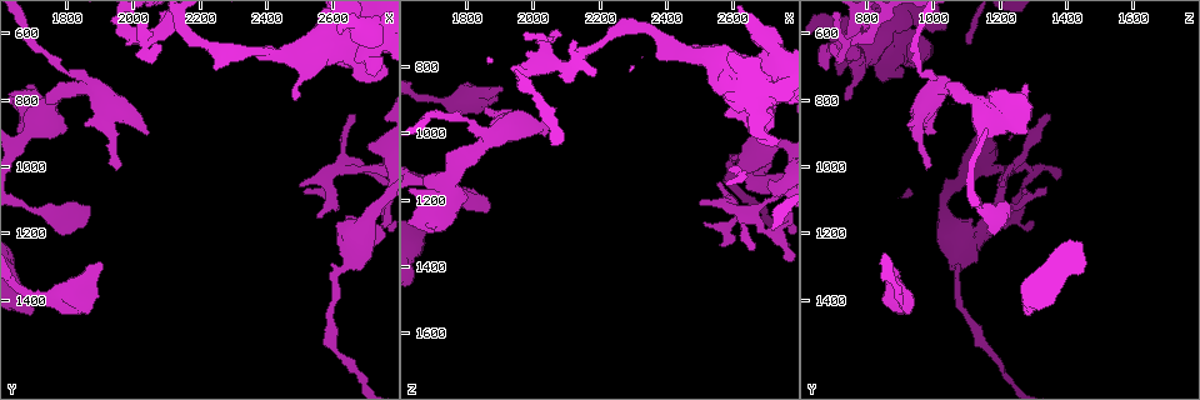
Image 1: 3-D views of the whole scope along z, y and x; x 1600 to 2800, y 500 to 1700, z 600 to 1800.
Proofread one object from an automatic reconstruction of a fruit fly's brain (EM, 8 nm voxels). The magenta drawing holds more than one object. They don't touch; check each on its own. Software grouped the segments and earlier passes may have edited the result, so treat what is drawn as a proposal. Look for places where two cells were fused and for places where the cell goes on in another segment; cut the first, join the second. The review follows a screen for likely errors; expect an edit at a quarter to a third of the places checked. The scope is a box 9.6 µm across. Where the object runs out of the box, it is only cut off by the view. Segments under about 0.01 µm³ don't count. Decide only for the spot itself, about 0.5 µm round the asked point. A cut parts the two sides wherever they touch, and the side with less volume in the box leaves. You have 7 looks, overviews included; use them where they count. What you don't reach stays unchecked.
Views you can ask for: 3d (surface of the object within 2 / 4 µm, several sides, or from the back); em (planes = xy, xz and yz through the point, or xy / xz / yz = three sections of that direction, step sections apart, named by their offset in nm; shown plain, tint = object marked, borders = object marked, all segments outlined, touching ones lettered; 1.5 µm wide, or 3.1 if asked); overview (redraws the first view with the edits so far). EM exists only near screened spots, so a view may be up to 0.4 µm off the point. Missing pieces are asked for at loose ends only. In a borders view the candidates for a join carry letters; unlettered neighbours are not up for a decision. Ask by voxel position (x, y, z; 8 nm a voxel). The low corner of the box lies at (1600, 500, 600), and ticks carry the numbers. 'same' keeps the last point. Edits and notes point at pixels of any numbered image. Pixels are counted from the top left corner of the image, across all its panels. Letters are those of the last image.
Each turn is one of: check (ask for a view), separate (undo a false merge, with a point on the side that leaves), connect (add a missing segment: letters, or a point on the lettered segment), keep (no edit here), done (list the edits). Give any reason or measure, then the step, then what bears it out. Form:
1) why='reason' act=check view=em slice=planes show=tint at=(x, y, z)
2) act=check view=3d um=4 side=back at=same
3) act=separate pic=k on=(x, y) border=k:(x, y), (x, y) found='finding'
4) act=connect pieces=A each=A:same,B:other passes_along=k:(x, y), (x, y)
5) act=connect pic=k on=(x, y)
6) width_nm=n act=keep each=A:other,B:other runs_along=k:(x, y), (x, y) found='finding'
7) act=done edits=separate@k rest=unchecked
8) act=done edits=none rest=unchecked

act=check view=em slice=xy step=8 show=borders at=(2080, 630, 700)

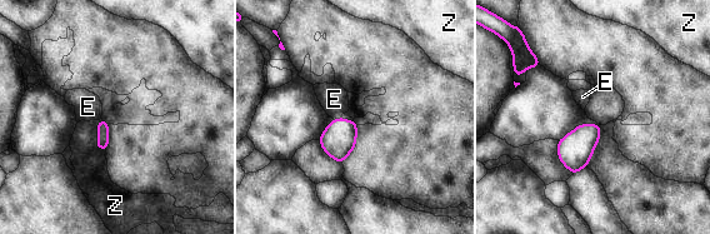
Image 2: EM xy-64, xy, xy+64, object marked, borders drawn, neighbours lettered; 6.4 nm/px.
act=keep each=E:other,Z:other border=2:(341, 116), (333, 119) found='none of them fits'

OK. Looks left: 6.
act=check view=em slice=planes show=tint at=(1840, 730, 990)

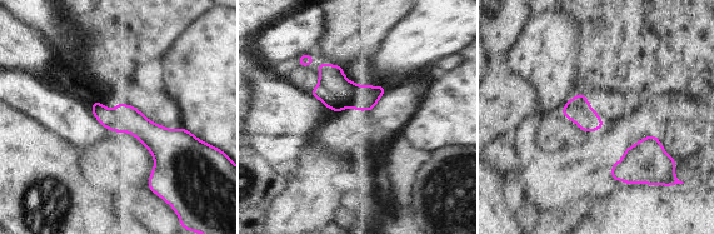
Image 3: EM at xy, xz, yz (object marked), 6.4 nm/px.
why='what lies round it' act=check view=em slice=planes show=borders at=same

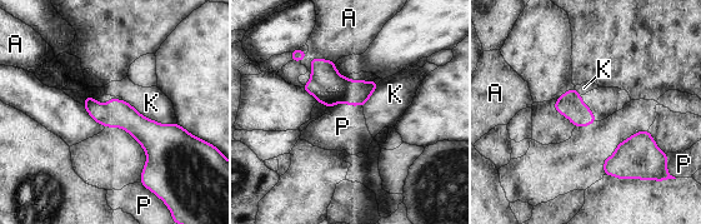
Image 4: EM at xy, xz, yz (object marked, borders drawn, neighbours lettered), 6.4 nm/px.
act=keep each=A:other,K:other,P:other runs_along=4:(88, 101), (145, 132), (181, 132) found='all the same cell'

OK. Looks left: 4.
act=check view=em slice=yz step=4 show=tint at=(2040, 890, 1010)

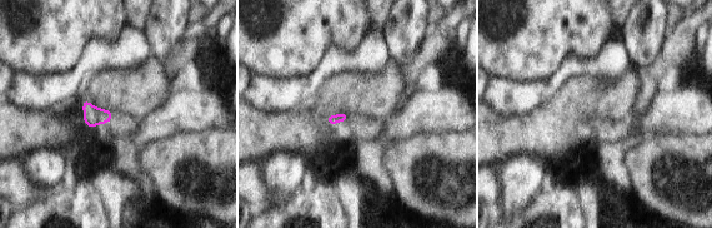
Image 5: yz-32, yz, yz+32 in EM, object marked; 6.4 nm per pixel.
act=check view=em slice=planes show=borders at=same

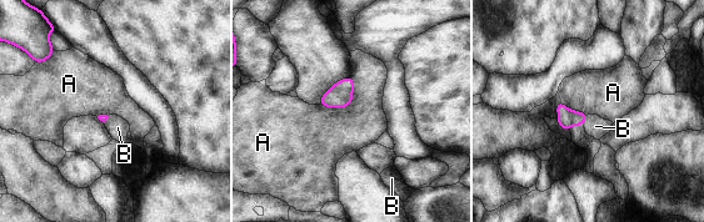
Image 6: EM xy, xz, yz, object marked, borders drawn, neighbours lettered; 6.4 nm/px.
act=connect pieces=B each=A:other,B:same passes_along=6:(567, 117), (585, 120), (595, 126) found='the cell continues'

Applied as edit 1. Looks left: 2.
act=done edits=connect@6 rest=unchecked

